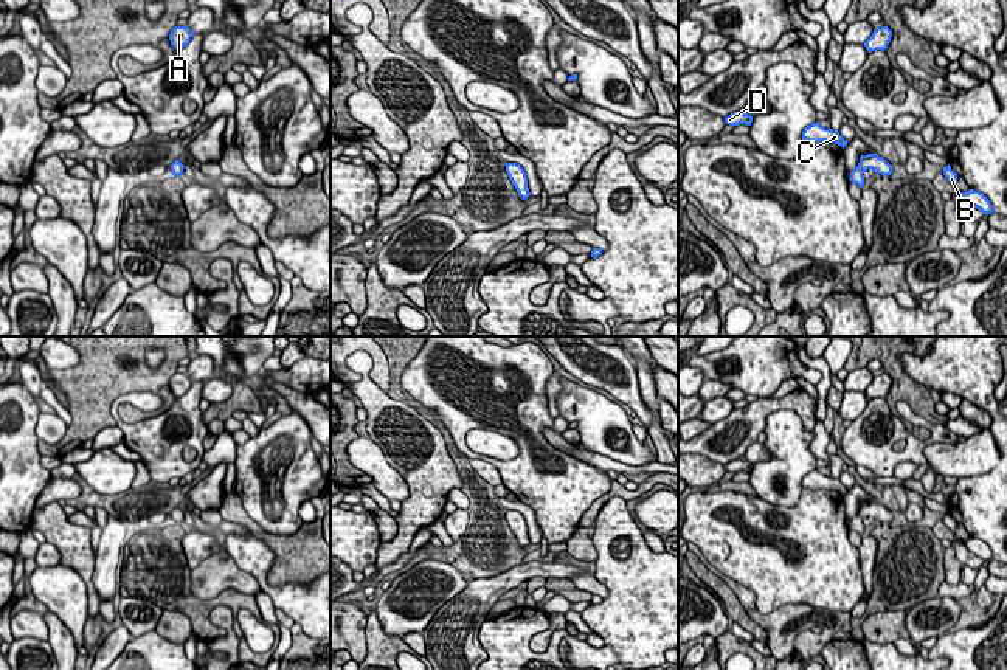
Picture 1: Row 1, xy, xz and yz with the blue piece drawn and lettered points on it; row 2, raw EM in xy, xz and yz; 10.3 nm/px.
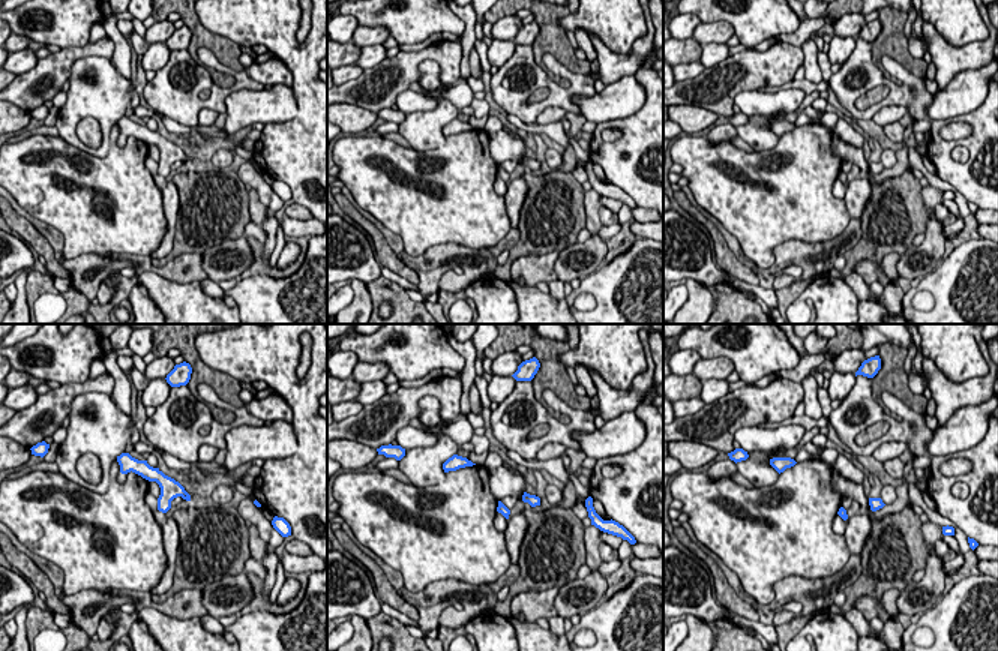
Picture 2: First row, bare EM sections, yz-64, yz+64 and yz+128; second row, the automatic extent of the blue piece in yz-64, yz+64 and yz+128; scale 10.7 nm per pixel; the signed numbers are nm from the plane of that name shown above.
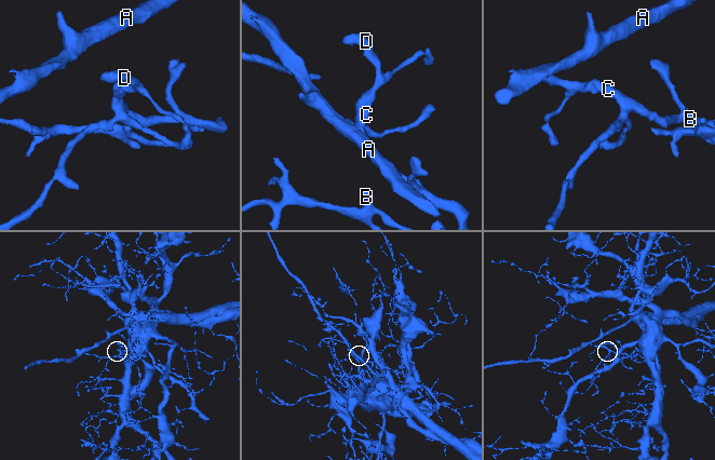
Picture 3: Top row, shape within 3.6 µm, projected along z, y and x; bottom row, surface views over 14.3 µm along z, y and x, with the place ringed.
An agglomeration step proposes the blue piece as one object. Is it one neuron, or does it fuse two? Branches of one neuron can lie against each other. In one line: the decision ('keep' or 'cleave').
keep

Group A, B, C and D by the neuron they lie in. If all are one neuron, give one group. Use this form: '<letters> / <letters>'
A B C D

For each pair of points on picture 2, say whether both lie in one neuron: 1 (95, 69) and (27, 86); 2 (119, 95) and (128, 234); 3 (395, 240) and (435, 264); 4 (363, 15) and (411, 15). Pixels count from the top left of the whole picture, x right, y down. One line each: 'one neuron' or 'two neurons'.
1: two neurons
2: two neurons
3: one neuron
4: one neuron

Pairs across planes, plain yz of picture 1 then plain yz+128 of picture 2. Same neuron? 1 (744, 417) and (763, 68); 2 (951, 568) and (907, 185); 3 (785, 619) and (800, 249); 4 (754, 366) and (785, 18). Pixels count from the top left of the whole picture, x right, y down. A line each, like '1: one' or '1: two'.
1: one
2: two
3: one
4: one

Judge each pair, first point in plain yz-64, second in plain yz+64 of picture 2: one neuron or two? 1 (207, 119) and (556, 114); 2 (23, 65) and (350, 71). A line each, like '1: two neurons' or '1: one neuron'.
1: one neuron
2: two neurons

